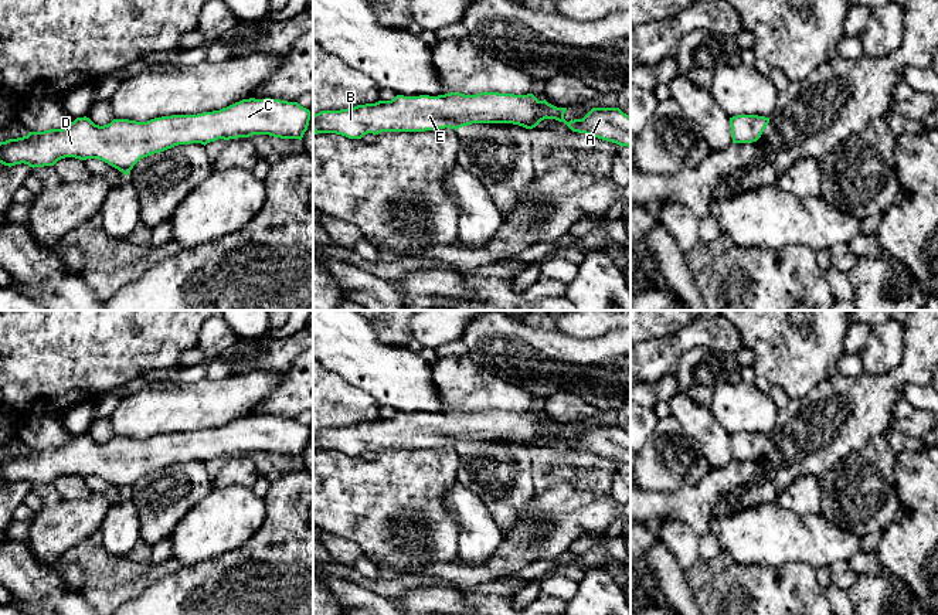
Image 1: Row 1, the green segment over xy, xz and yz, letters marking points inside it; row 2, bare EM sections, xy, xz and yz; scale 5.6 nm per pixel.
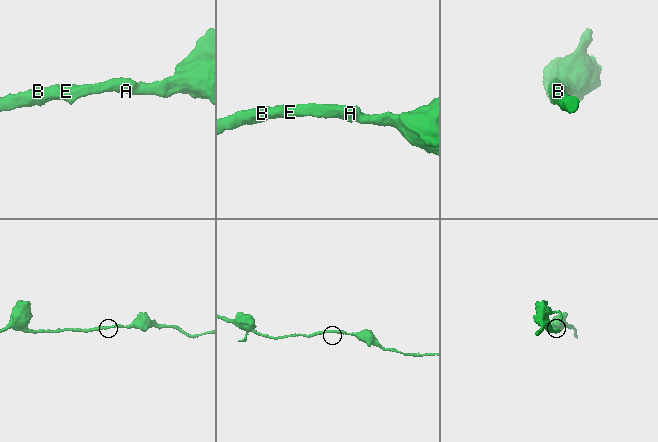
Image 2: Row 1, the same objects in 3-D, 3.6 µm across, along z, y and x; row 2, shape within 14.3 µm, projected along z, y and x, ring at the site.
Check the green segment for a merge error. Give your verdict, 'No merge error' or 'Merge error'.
No merge error

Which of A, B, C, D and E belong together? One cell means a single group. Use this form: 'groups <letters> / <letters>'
groups A B C D E

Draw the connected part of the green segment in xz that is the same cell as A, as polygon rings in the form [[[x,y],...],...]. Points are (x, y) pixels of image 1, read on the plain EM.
[[[533,411],[397,412],[391,418],[315,431],[313,449],[361,456],[381,449],[458,448],[472,441],[513,441],[533,446],[544,436],[555,436],[572,449],[631,465],[631,434],[619,425],[592,425],[582,436],[570,439],[564,436],[565,428],[546,417],[538,418]]]

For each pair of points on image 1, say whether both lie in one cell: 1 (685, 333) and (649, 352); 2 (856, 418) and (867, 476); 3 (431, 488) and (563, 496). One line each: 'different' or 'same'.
1: same
2: different
3: different

